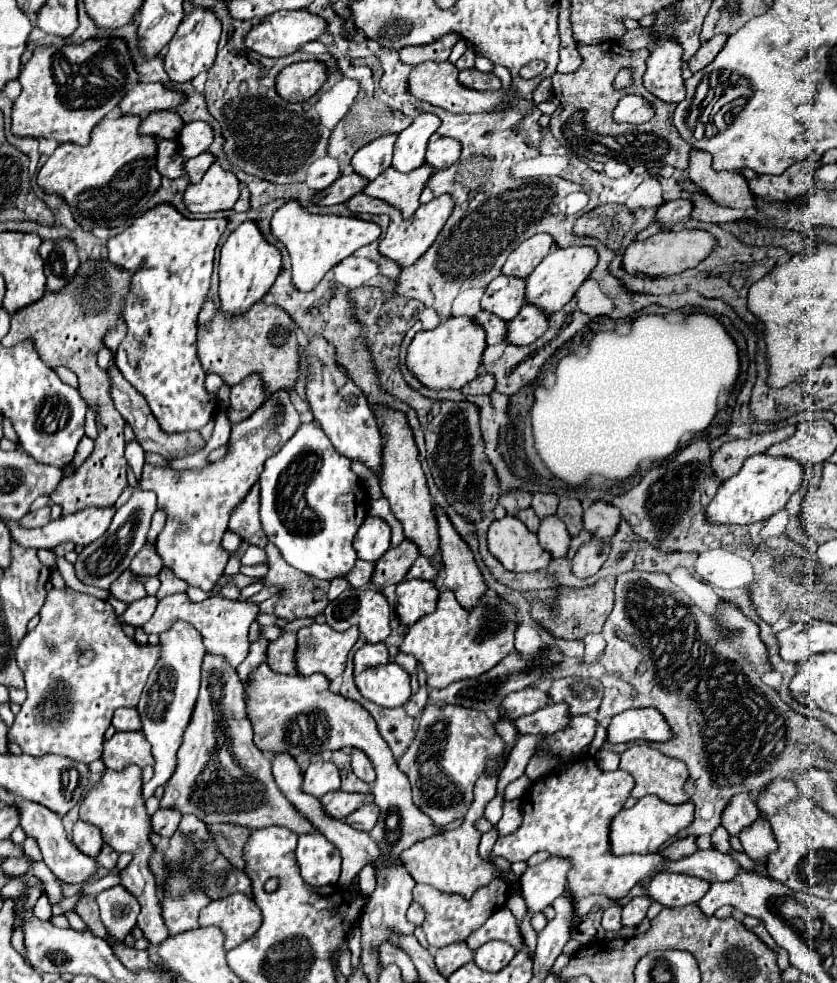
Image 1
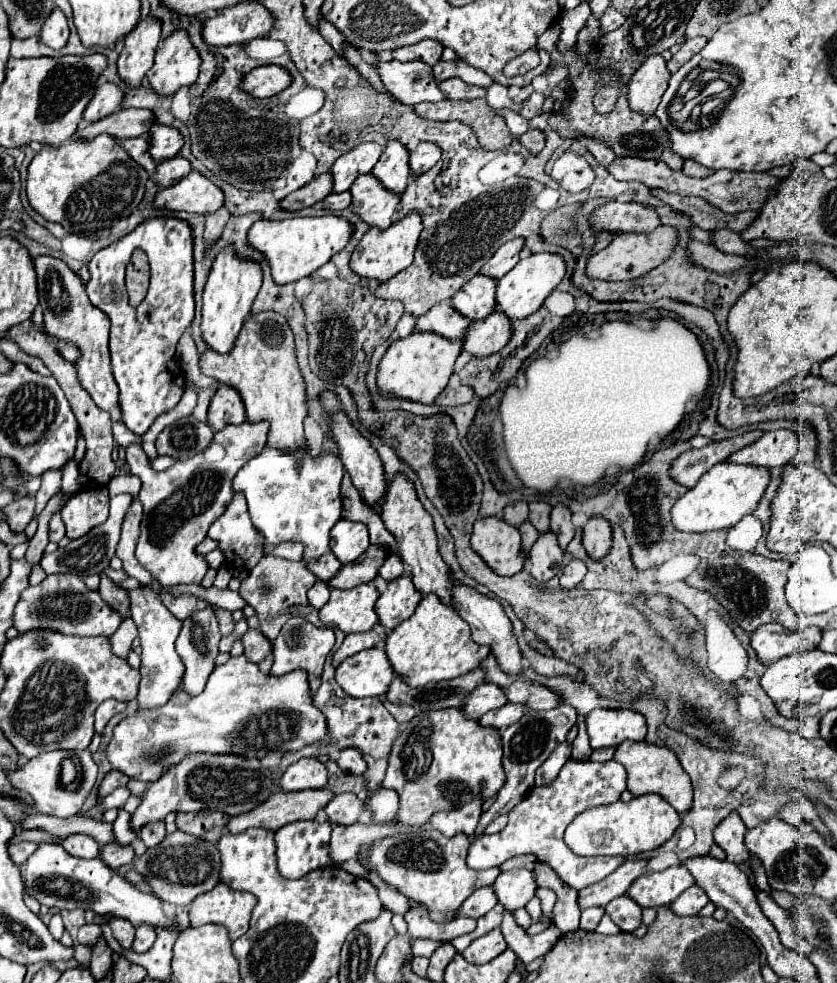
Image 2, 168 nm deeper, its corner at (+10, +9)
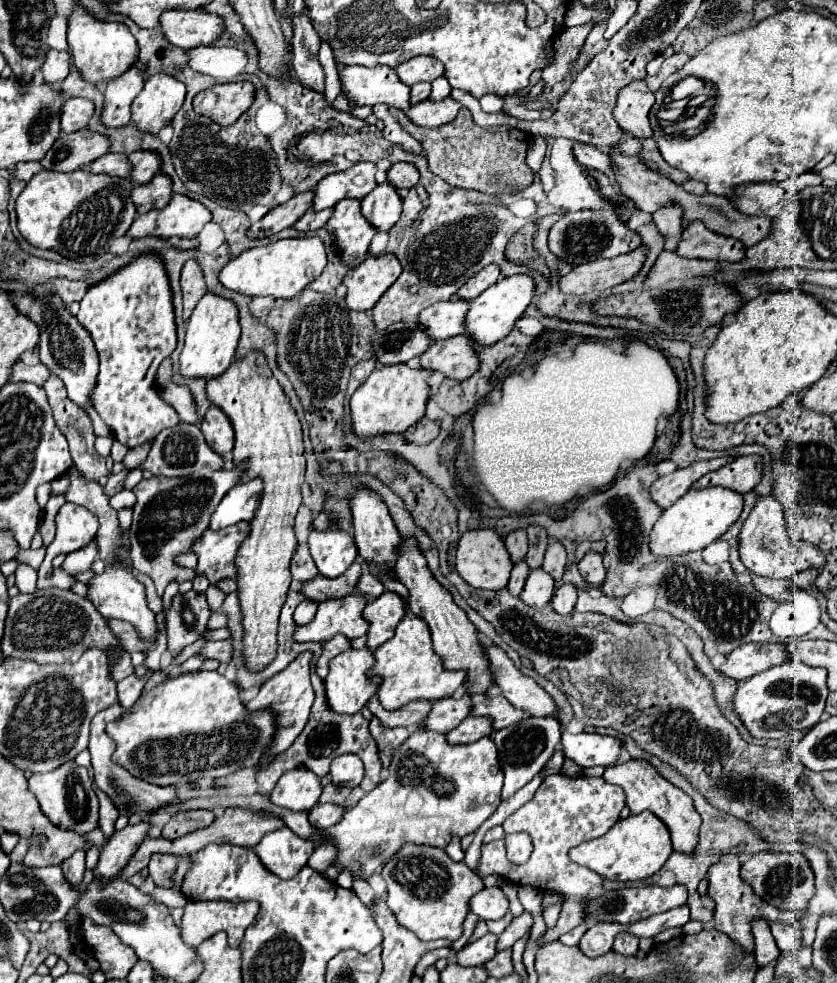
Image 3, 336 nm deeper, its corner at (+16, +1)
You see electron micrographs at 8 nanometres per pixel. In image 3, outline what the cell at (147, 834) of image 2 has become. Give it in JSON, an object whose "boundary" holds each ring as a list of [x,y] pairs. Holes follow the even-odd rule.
{"boundary":[[[154,853],[150,857],[150,863],[148,863],[148,871],[150,871],[150,877],[154,879],[156,885],[160,887],[170,887],[170,877],[174,873],[174,867],[178,863],[178,857],[176,855],[170,855],[170,853]]]}

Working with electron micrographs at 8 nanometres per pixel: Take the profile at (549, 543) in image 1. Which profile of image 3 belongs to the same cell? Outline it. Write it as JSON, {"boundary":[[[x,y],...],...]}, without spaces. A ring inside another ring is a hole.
{"boundary":[[[536,567],[534,571],[530,571],[526,579],[520,599],[524,599],[524,603],[528,603],[530,607],[544,607],[546,603],[550,603],[552,593],[554,593],[552,575],[548,575],[542,567]]]}

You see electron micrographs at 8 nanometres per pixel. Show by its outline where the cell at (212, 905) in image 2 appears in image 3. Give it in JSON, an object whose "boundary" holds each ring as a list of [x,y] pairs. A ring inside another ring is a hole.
{"boundary":[[[188,901],[184,907],[184,917],[182,917],[182,939],[186,945],[196,947],[204,939],[216,935],[218,931],[224,931],[228,935],[228,943],[232,947],[238,947],[246,927],[254,921],[258,913],[258,903],[256,901],[246,901],[246,903],[230,903],[230,901]]]}

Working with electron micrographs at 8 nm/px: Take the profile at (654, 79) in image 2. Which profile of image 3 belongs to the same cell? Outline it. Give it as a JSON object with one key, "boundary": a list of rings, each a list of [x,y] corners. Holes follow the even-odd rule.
{"boundary":[[[636,79],[618,93],[614,107],[614,119],[620,129],[634,137],[652,137],[648,123],[648,111],[654,105],[654,93],[648,89],[646,79]]]}

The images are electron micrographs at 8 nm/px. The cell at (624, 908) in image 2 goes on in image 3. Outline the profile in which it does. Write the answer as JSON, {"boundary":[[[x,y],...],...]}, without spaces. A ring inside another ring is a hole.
{"boundary":[[[618,933],[614,939],[614,951],[620,951],[624,955],[636,955],[638,951],[638,937],[634,933]]]}

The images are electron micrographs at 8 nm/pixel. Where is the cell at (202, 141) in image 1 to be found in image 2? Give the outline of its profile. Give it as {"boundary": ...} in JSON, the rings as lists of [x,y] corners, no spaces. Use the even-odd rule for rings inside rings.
{"boundary":[[[152,125],[152,131],[148,131],[148,153],[154,157],[154,161],[164,161],[170,157],[176,157],[180,147],[184,145],[184,137],[178,129],[166,127],[166,125]]]}

